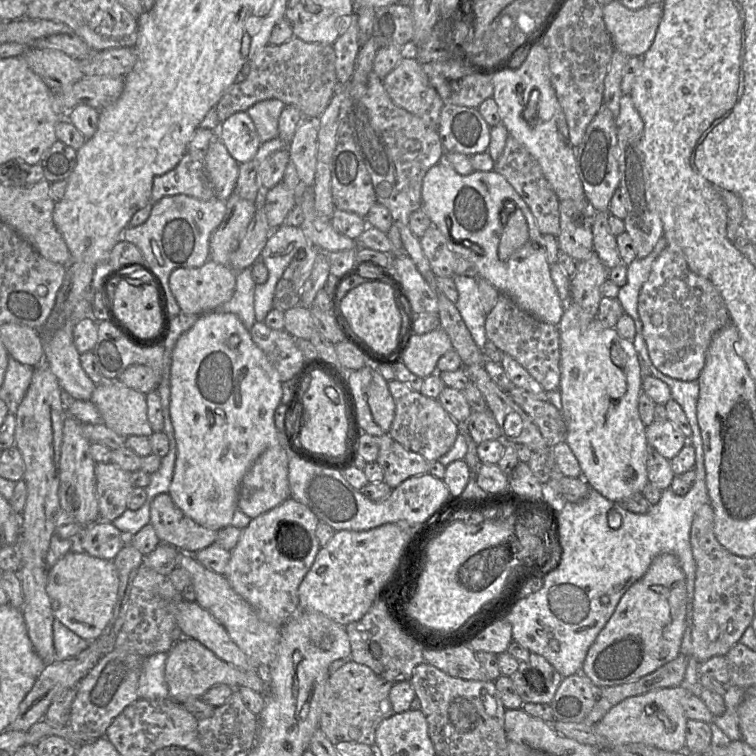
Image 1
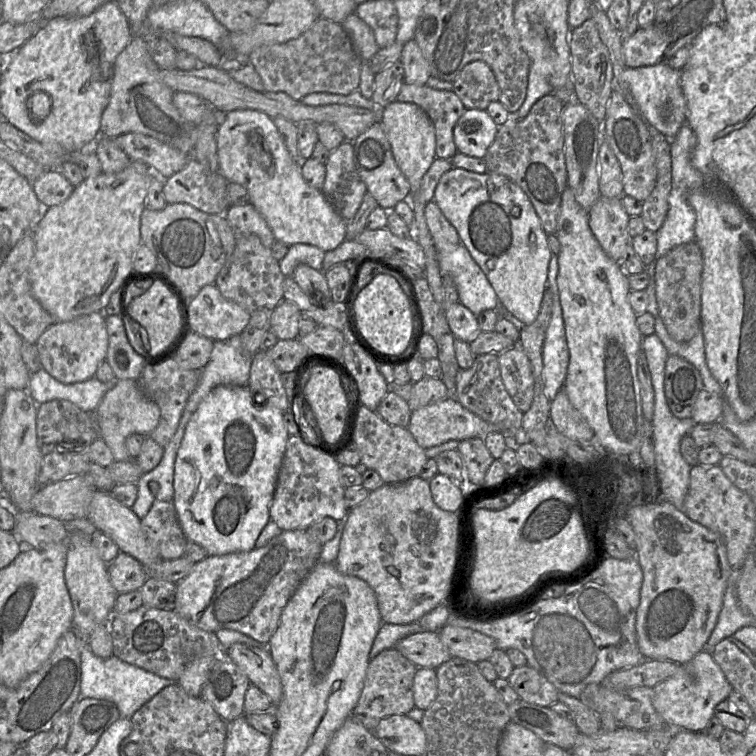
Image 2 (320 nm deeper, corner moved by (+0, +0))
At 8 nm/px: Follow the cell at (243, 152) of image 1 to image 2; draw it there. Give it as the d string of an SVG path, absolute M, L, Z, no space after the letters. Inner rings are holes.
M252 109L229 111L222 116L218 124L216 141L220 173L228 182L238 183L246 188L249 203L266 220L276 240L289 246L297 243L311 244L327 252L338 247L346 239L347 221L336 211L321 190L310 186L303 178L300 162L291 157L270 116ZM253 131L262 136L261 144L272 156L272 164L268 170L261 168L248 153L250 134Z

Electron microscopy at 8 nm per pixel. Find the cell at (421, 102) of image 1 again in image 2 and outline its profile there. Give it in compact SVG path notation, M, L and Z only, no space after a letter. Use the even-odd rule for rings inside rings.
M404 82L396 101L414 103L425 111L435 128L436 157L451 160L458 152L453 137L454 126L466 110L454 91Z

